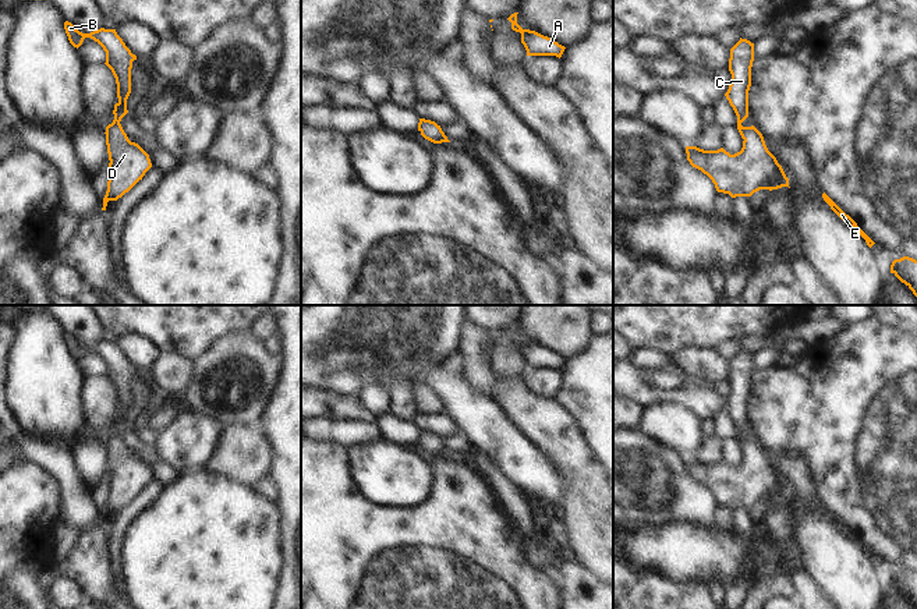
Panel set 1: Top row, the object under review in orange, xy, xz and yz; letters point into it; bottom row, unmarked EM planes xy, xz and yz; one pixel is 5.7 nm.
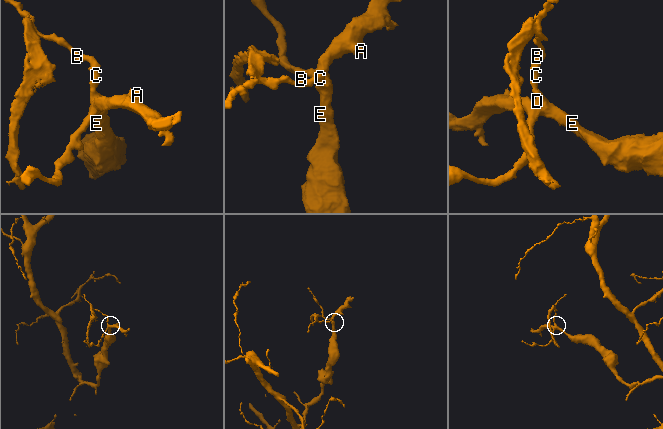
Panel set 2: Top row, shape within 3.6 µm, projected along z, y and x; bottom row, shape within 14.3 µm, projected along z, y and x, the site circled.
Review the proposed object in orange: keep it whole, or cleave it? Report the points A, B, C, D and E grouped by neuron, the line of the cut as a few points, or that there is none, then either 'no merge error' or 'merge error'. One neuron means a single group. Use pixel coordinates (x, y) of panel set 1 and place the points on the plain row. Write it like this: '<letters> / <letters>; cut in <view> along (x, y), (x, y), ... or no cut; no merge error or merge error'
A B C D E; no cut; no merge error

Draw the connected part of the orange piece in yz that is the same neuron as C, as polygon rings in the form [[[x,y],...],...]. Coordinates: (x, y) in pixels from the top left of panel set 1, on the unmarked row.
[[[740,350],[740,353],[730,361],[729,383],[732,386],[732,393],[725,408],[737,428],[737,442],[744,452],[741,463],[730,467],[723,460],[718,463],[704,463],[697,458],[686,458],[690,477],[707,486],[715,496],[718,504],[729,506],[732,510],[751,509],[760,502],[772,503],[789,499],[789,491],[776,470],[768,463],[762,446],[754,438],[741,438],[748,429],[748,403],[751,399],[753,373],[754,355]]]

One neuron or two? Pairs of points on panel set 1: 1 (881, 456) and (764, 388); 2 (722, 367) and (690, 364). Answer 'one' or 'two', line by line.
1: one
2: one

